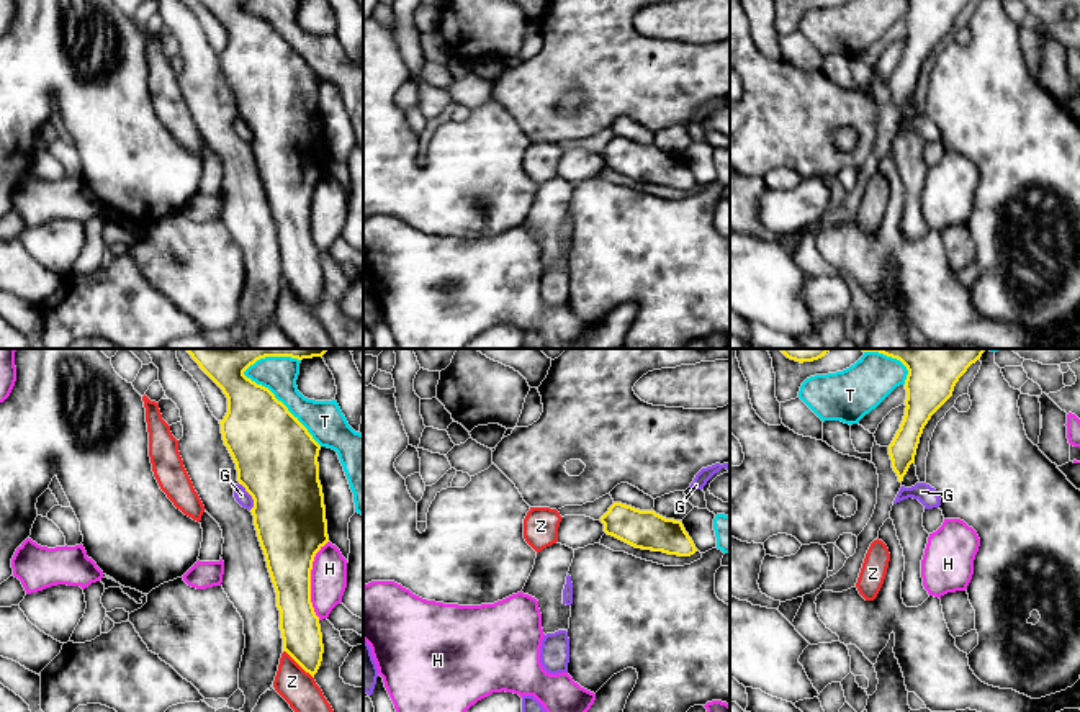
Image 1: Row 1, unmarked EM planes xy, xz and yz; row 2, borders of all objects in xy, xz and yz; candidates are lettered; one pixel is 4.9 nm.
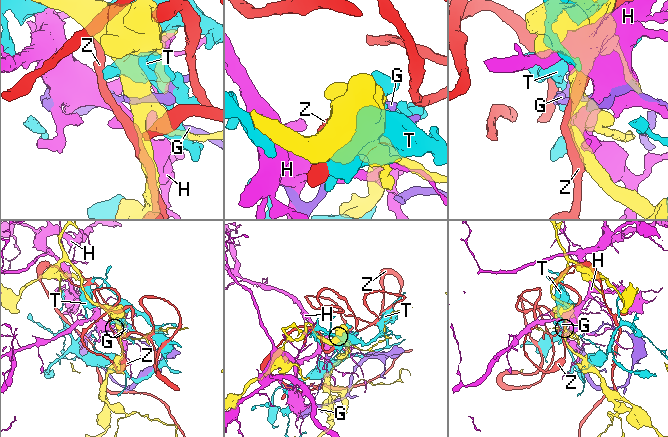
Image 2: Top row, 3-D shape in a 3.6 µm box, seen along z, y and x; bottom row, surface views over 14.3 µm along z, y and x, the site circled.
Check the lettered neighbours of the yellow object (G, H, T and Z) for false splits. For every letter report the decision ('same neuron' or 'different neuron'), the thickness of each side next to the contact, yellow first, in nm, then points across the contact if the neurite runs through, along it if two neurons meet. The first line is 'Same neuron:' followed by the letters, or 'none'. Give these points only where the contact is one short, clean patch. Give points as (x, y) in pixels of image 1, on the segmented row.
Same neuron: none
G: different neuron; 400 nm thick on the yellow side, 70 nm on the other; border along xy (238, 483), (251, 496), (251, 509)
H: different neuron; 320 nm thick on the yellow side, 180 nm on the other
T: different neuron; 380 nm thick on the yellow side, 190 nm on the other
Z: different neuron; 190 nm thick on the yellow side, 180 nm on the other

